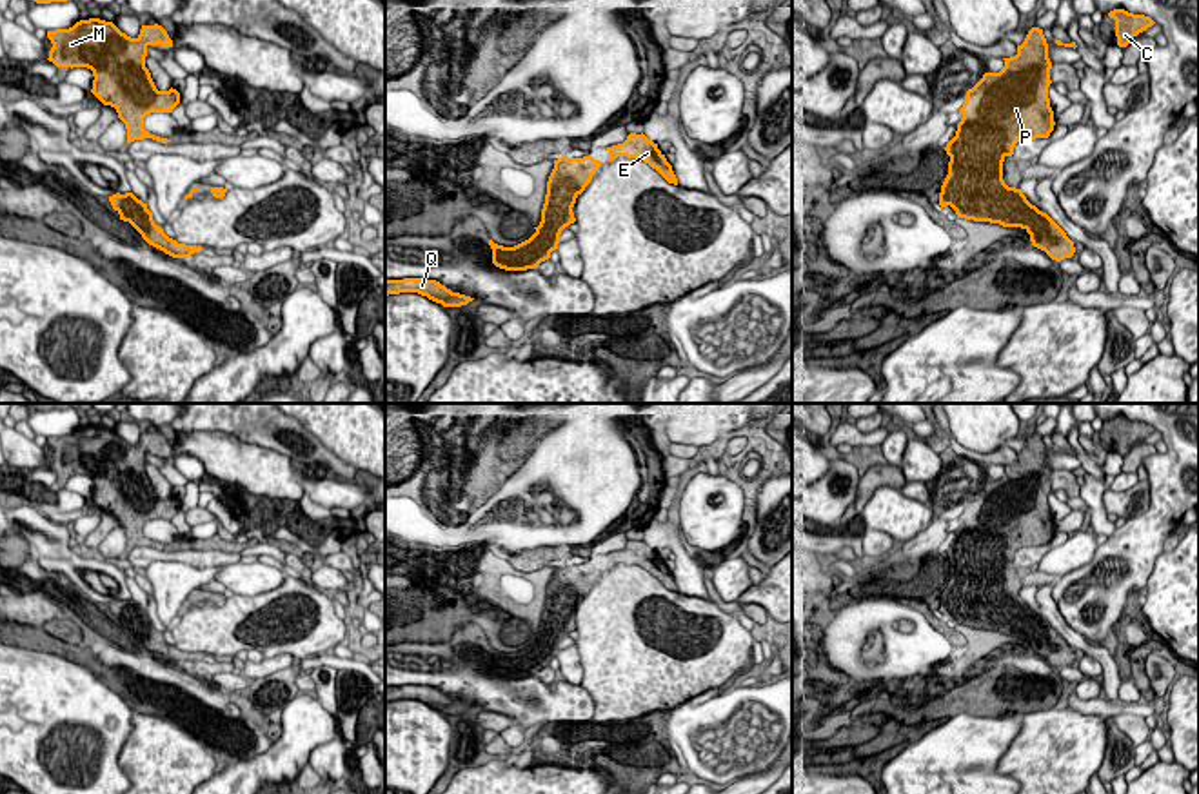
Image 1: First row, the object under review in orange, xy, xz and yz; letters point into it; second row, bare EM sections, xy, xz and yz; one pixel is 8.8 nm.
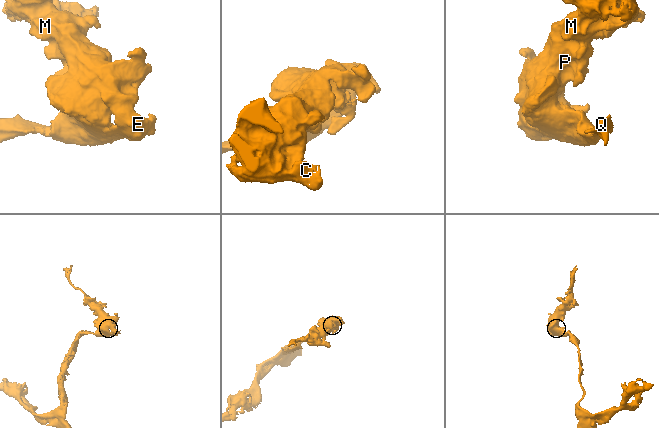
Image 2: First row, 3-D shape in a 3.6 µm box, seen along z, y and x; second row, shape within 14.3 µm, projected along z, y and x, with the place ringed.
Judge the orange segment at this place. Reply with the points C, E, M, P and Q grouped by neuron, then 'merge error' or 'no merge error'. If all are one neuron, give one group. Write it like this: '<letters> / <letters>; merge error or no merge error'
C E M P Q; no merge error

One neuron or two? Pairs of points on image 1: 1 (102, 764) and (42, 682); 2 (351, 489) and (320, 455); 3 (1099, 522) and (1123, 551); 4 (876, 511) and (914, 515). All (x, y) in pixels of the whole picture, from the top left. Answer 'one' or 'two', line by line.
1: one
2: two
3: two
4: one

